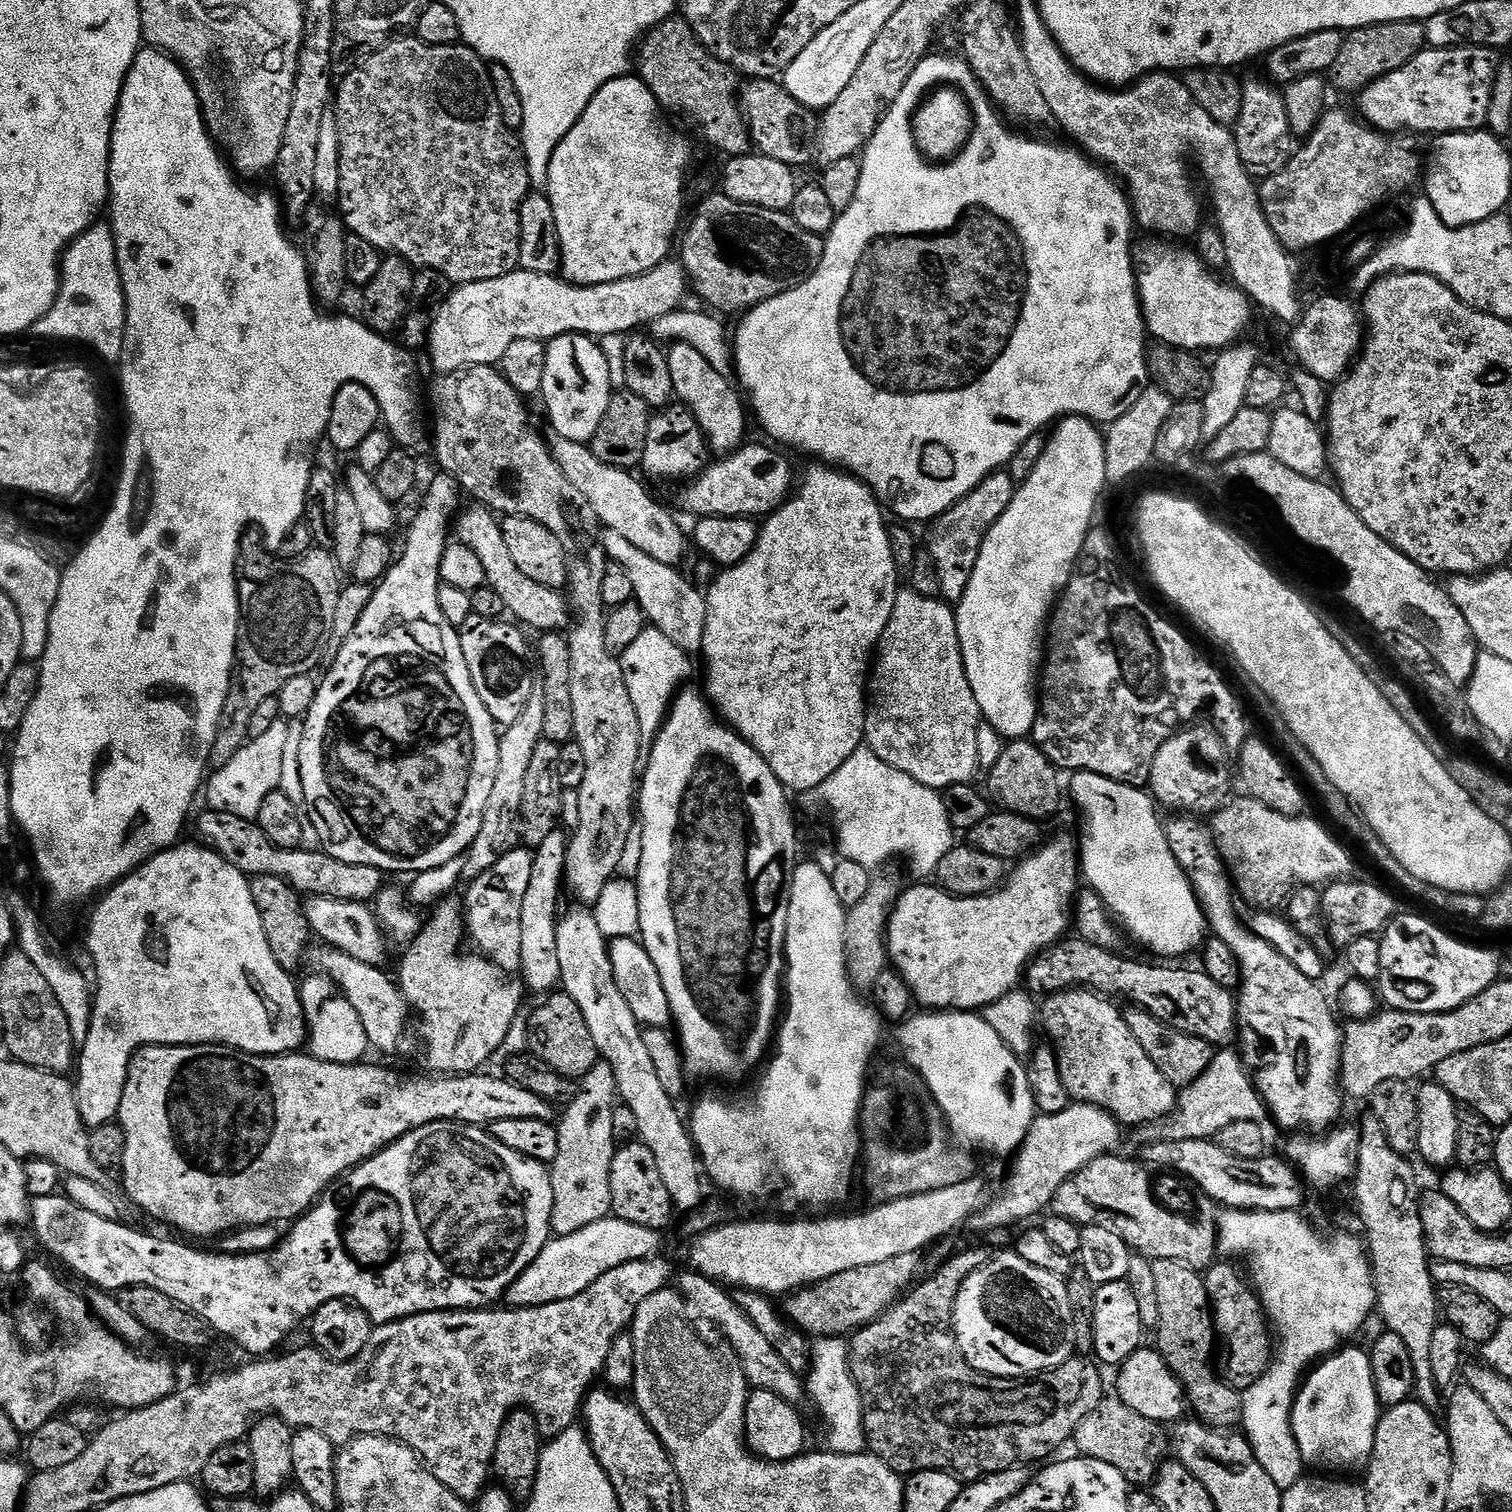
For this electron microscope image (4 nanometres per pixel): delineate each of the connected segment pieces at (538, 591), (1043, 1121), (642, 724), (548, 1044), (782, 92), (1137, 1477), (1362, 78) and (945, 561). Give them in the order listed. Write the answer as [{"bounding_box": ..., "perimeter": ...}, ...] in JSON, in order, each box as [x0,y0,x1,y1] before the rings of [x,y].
[{"bounding_box":[455,502,574,634],"perimeter":[[[472,502],[469,505],[468,509],[465,507],[455,517],[455,539],[459,543],[470,546],[470,550],[478,554],[478,558],[482,561],[487,587],[493,588],[502,597],[507,615],[513,621],[523,625],[525,629],[533,628],[536,634],[564,632],[574,619],[567,595],[561,589],[542,586],[542,582],[534,582],[534,578],[522,574],[522,570],[518,570],[518,565],[514,563],[510,549],[506,547],[506,537],[502,534],[502,526],[497,513],[479,502]]]},{"bounding_box":[971,1102,1122,1230],"perimeter":[[[1072,1102],[1068,1108],[1058,1113],[1037,1115],[1032,1121],[1020,1151],[1011,1161],[1012,1169],[1008,1172],[1008,1181],[1004,1184],[1004,1193],[997,1200],[989,1199],[984,1207],[972,1217],[971,1227],[991,1230],[994,1228],[1011,1229],[1011,1224],[1018,1224],[1039,1214],[1052,1203],[1054,1194],[1078,1170],[1090,1166],[1100,1156],[1117,1151],[1120,1144],[1122,1125],[1106,1109],[1093,1104]]]},{"bounding_box":[619,626,692,750],"perimeter":[[[653,626],[645,627],[642,634],[638,634],[634,646],[630,646],[619,657],[622,674],[626,678],[626,690],[630,690],[630,702],[634,702],[634,714],[638,714],[638,730],[640,731],[641,749],[648,750],[660,728],[668,718],[668,710],[676,693],[681,691],[684,679],[688,676],[692,664],[689,653],[675,645],[674,642]]]},{"bounding_box":[527,990,598,1078],"perimeter":[[[563,990],[553,991],[541,1000],[544,1001],[533,1010],[528,1020],[527,1051],[542,1058],[546,1066],[554,1066],[558,1074],[573,1078],[587,1076],[598,1062],[598,1053],[590,1026],[586,1026],[586,1018],[582,1018],[582,1010],[578,1010],[578,1002],[574,1002],[574,998],[570,998],[570,994]]]},{"bounding_box":[738,79,818,166],"perimeter":[[[749,79],[748,84],[739,89],[738,92],[738,111],[745,124],[748,125],[748,133],[752,136],[752,142],[755,151],[761,156],[769,156],[770,158],[778,158],[778,162],[783,164],[791,164],[799,166],[804,164],[808,159],[813,159],[814,145],[818,140],[818,116],[813,109],[799,104],[796,99],[785,90],[783,83],[777,82],[775,79],[758,80]]]},{"bounding_box":[1074,1398,1170,1486],"perimeter":[[[1105,1398],[1101,1400],[1094,1410],[1090,1410],[1090,1414],[1086,1414],[1086,1418],[1082,1418],[1082,1422],[1076,1428],[1074,1437],[1074,1445],[1081,1457],[1097,1460],[1098,1462],[1110,1462],[1110,1466],[1114,1466],[1114,1470],[1118,1470],[1126,1477],[1129,1485],[1132,1486],[1148,1486],[1156,1479],[1156,1472],[1160,1469],[1161,1464],[1166,1459],[1166,1453],[1169,1451],[1170,1440],[1166,1435],[1166,1428],[1163,1424],[1156,1424],[1150,1418],[1142,1418],[1142,1414],[1130,1410],[1130,1406],[1126,1406],[1119,1398]]]},{"bounding_box":[1326,21,1426,94],"perimeter":[[[1421,21],[1374,24],[1369,29],[1353,28],[1345,35],[1338,59],[1334,66],[1330,66],[1326,76],[1335,91],[1337,88],[1340,92],[1358,94],[1370,82],[1381,80],[1390,70],[1398,70],[1398,66],[1423,51],[1426,45],[1425,28]]]},{"bounding_box":[926,470,1018,602],"perimeter":[[[1008,470],[992,472],[970,494],[966,494],[950,510],[946,510],[927,525],[928,544],[926,551],[938,566],[940,596],[948,602],[958,602],[966,594],[966,586],[972,577],[982,542],[988,531],[1006,514],[1006,506],[1014,498],[1018,484]]]}]

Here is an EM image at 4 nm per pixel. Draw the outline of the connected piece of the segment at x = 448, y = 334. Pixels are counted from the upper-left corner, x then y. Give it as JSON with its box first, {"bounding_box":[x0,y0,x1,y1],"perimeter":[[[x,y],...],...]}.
{"bounding_box":[426,258,690,373],"perimeter":[[[669,258],[654,266],[649,272],[643,272],[630,278],[601,284],[573,284],[559,275],[534,274],[517,270],[502,278],[490,278],[486,282],[470,282],[453,287],[445,300],[439,301],[432,316],[432,328],[428,332],[426,352],[432,355],[432,364],[437,373],[453,372],[459,368],[469,368],[475,364],[499,365],[506,349],[518,342],[518,338],[534,338],[545,342],[556,336],[565,336],[578,332],[582,336],[603,338],[606,336],[624,336],[635,333],[643,326],[652,325],[662,314],[670,314],[681,307],[684,291],[687,293],[690,281],[679,259]]]}

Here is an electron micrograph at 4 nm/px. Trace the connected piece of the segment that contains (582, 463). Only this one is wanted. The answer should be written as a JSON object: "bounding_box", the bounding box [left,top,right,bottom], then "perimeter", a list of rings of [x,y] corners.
{"bounding_box":[550,435,690,565],"perimeter":[[[553,435],[550,447],[552,457],[558,462],[558,466],[562,466],[566,478],[570,478],[570,482],[574,482],[575,488],[585,496],[586,502],[594,506],[594,514],[598,514],[605,529],[622,534],[627,541],[658,562],[683,565],[684,551],[690,548],[689,537],[680,529],[671,510],[663,508],[648,493],[647,486],[632,477],[635,475],[629,469],[610,466],[602,462],[602,458],[594,458],[588,444],[570,442],[570,438]]]}

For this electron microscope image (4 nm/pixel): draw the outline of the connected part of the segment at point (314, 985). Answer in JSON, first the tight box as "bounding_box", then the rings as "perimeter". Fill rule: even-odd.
{"bounding_box":[299,974,370,1064],"perimeter":[[[315,974],[305,984],[299,985],[300,1001],[304,1007],[304,1019],[308,1022],[307,1047],[311,1055],[322,1062],[335,1064],[358,1064],[370,1052],[366,1038],[366,1030],[362,1030],[362,1018],[358,1018],[358,1010],[350,1006],[350,1002],[333,984],[329,976]],[[312,1047],[312,1048],[311,1048]]]}

